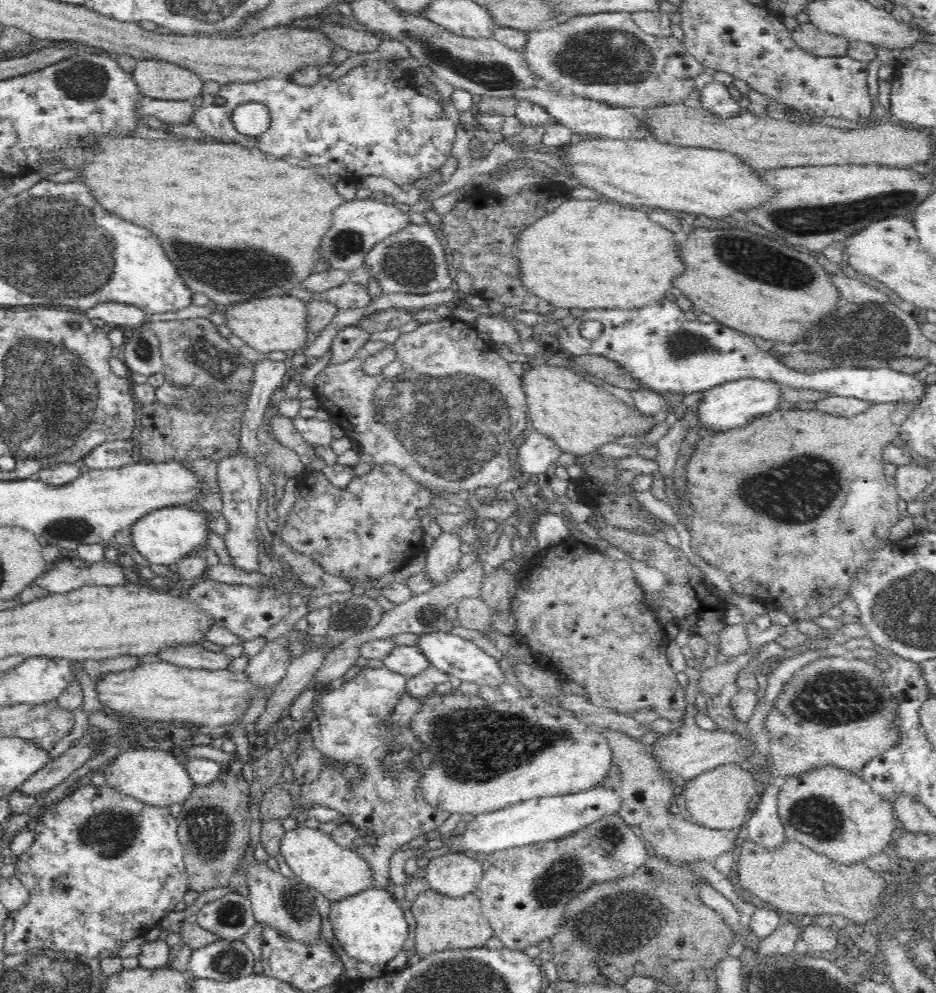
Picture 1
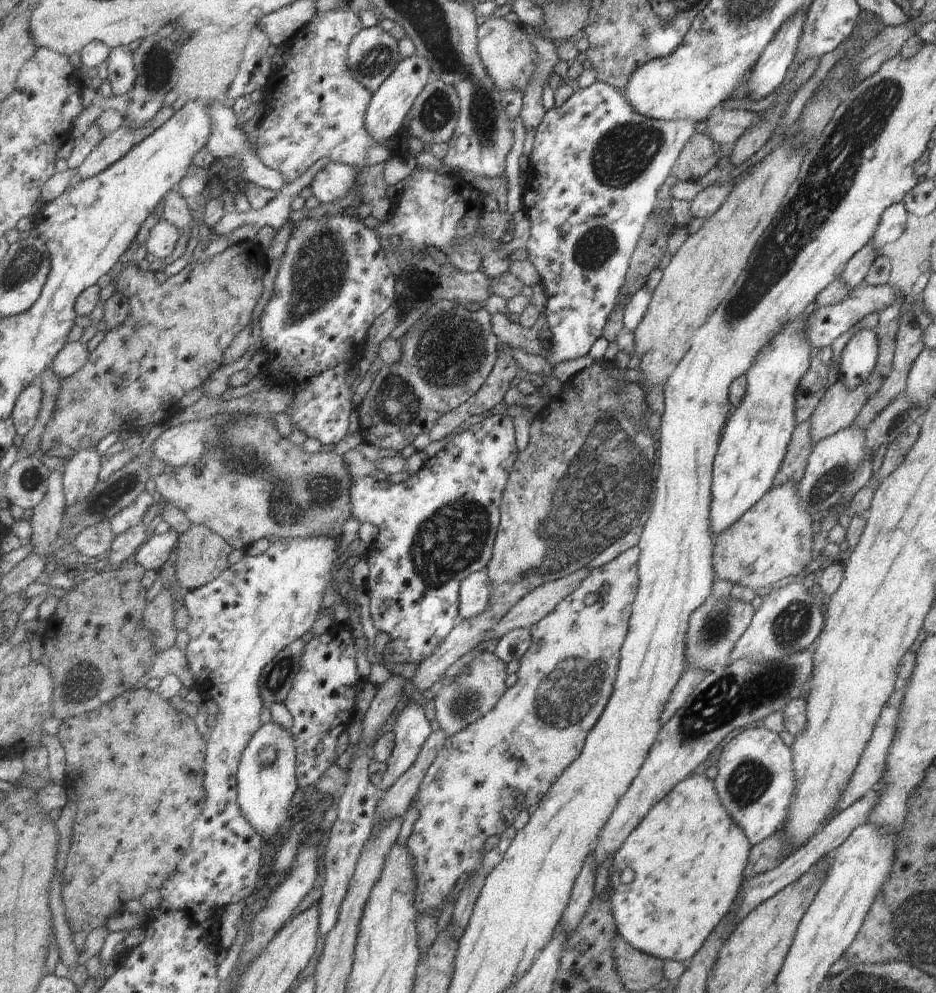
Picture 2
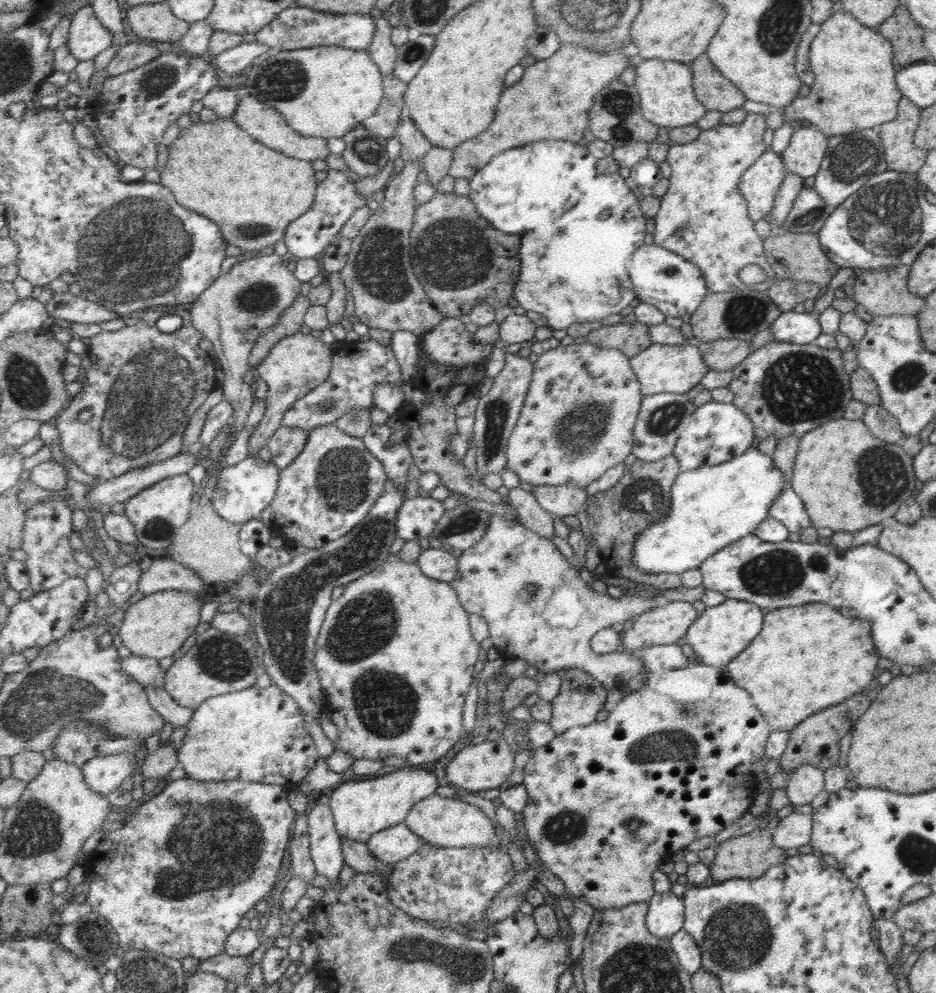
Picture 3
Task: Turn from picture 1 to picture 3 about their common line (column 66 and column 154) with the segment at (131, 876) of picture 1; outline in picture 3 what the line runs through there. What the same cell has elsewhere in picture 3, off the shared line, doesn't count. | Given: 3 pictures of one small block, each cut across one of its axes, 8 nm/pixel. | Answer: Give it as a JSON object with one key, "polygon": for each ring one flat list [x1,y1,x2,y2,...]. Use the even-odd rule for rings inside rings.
{"polygon":[[186,776,172,780,156,797,144,798,135,805,134,812,123,819,123,828,108,832,108,837,105,837,92,853,87,854,83,866,85,877,90,879,85,901,93,907,93,911,105,916,111,923,110,926,120,934,121,947,114,955,122,958,126,950,151,950,177,960,193,956,199,961,206,961,225,953,230,934,239,928,245,914,270,894,271,888,279,878,285,850,290,848,291,824,296,821,296,810,290,805,289,796,290,789,278,784,251,781,200,781]]}

